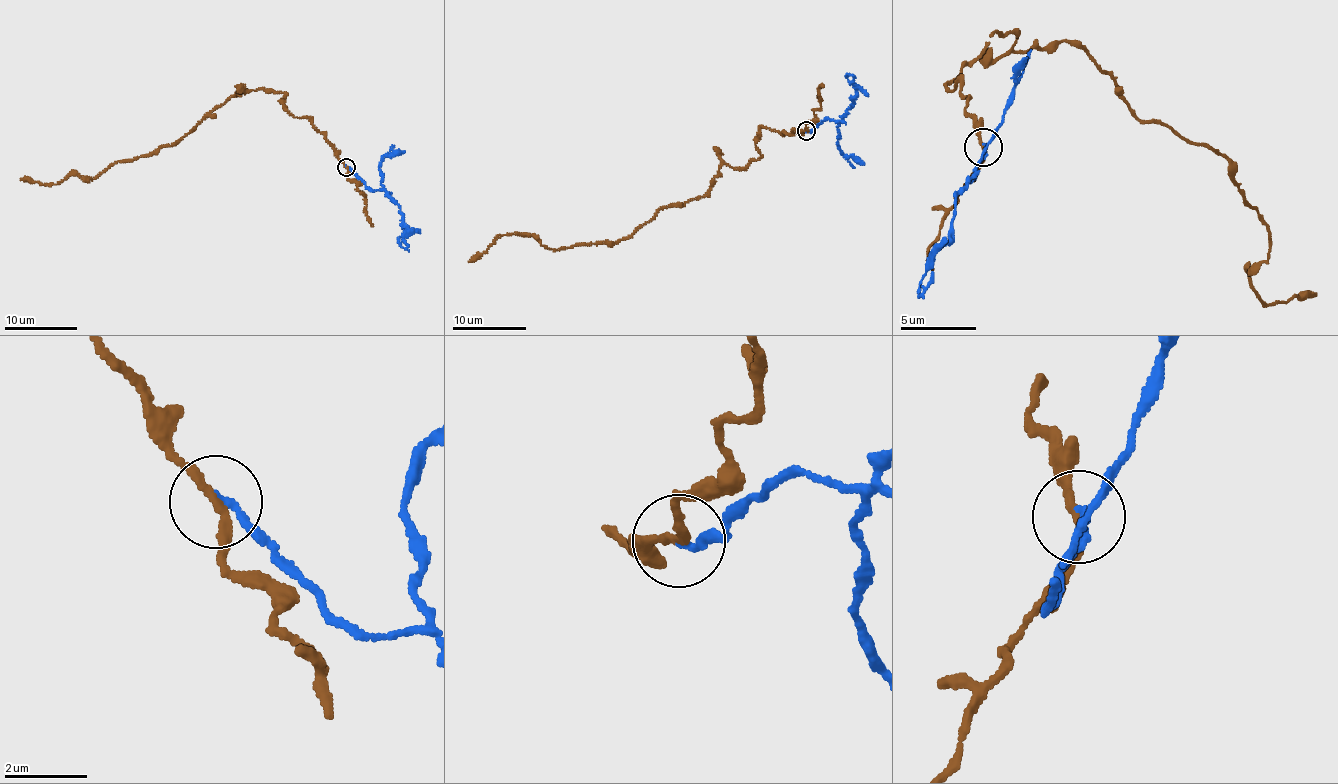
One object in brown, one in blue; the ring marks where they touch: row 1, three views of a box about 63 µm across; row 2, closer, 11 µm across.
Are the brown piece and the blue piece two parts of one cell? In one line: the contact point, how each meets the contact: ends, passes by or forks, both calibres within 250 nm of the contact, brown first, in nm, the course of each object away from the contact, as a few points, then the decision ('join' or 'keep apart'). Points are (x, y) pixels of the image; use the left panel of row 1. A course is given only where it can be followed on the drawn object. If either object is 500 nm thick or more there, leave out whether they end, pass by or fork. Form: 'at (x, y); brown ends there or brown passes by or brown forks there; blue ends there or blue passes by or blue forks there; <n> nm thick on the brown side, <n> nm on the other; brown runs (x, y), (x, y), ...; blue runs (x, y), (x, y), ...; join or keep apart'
at (346, 167); brown passes by; blue ends there; 180 nm thick on the brown side, 160 nm on the other; brown runs (346, 166), (307, 118), (287, 109), (285, 94), (262, 88), (235, 93), (173, 143), (91, 178), (20, 178); blue runs (346, 166), (367, 187), (387, 191), (400, 209), (406, 234), (404, 243), (409, 252); keep apart

